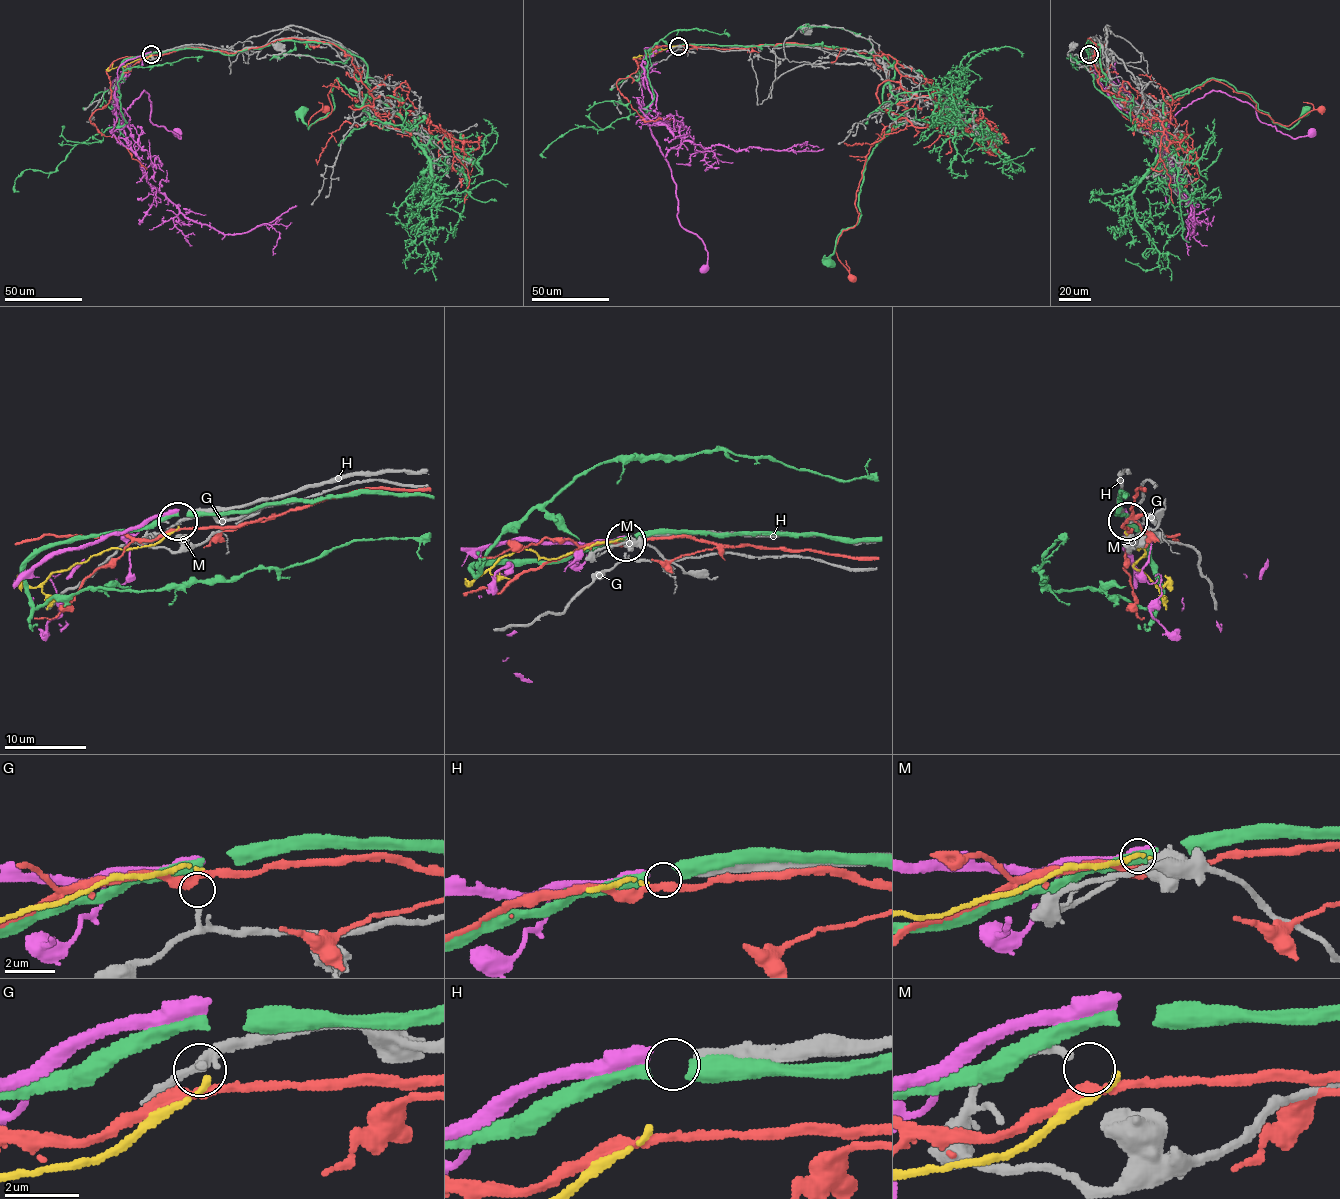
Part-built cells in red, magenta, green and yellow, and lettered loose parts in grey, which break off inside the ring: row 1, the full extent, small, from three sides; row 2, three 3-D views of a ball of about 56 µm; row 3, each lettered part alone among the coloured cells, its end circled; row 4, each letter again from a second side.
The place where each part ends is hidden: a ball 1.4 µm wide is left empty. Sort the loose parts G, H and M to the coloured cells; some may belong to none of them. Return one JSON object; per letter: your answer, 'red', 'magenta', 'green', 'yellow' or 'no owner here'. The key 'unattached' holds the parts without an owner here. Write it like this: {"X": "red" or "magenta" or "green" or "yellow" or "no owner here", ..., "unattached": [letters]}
{"G": "yellow", "H": "magenta", "M": "no owner here", "unattached": ["M"]}

